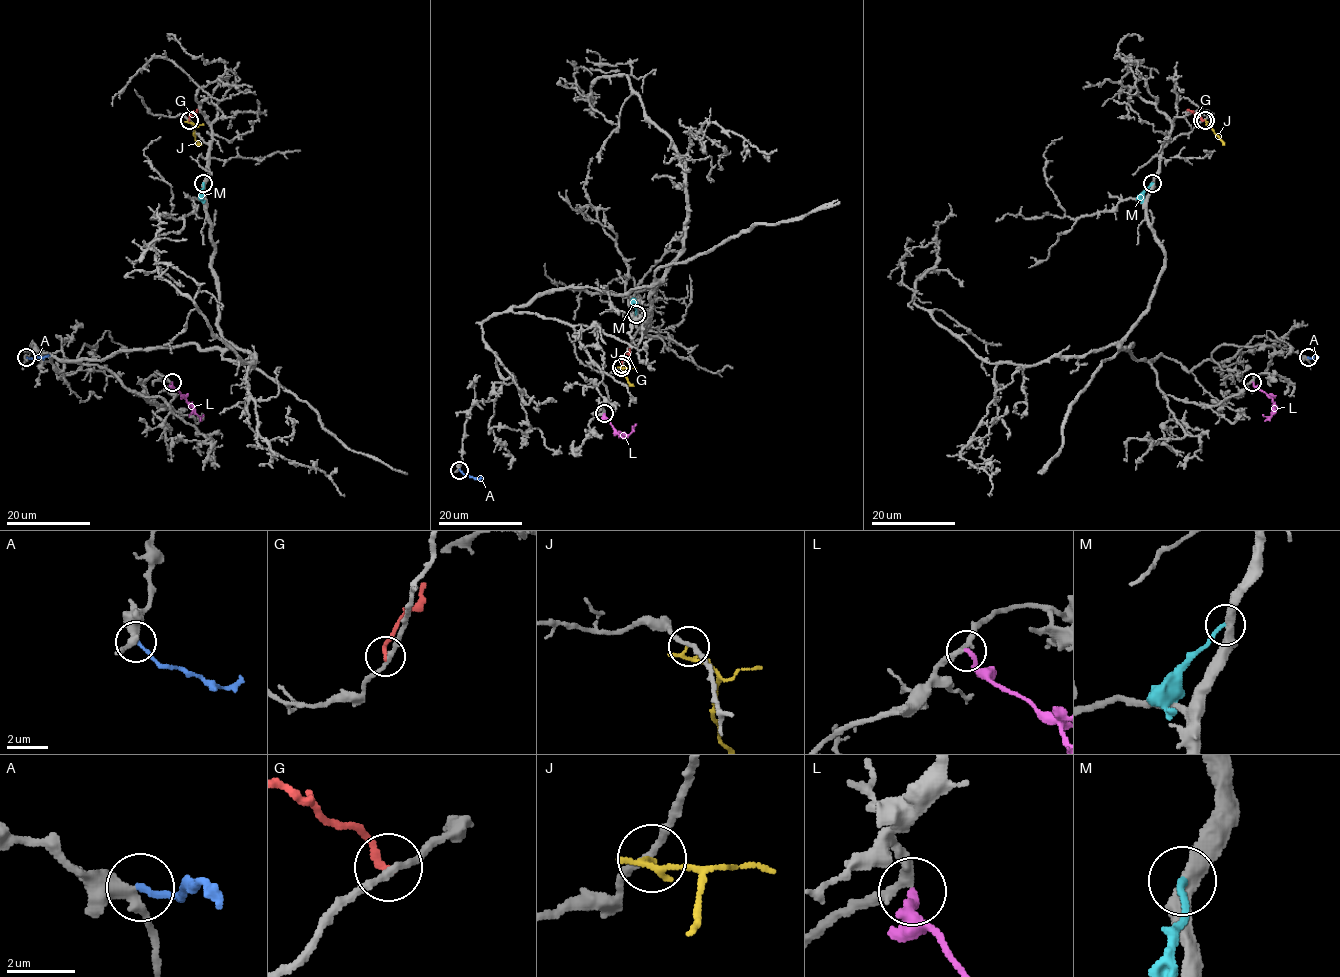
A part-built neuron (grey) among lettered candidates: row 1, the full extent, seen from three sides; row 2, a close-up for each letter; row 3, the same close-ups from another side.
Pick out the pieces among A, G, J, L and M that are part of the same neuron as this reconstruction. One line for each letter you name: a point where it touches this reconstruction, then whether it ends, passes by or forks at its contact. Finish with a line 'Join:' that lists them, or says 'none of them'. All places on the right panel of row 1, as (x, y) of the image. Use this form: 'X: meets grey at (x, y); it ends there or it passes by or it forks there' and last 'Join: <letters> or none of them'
A: meets grey at (1308, 357); it ends there
L: meets grey at (1252, 382); it ends there
Join: A, L

